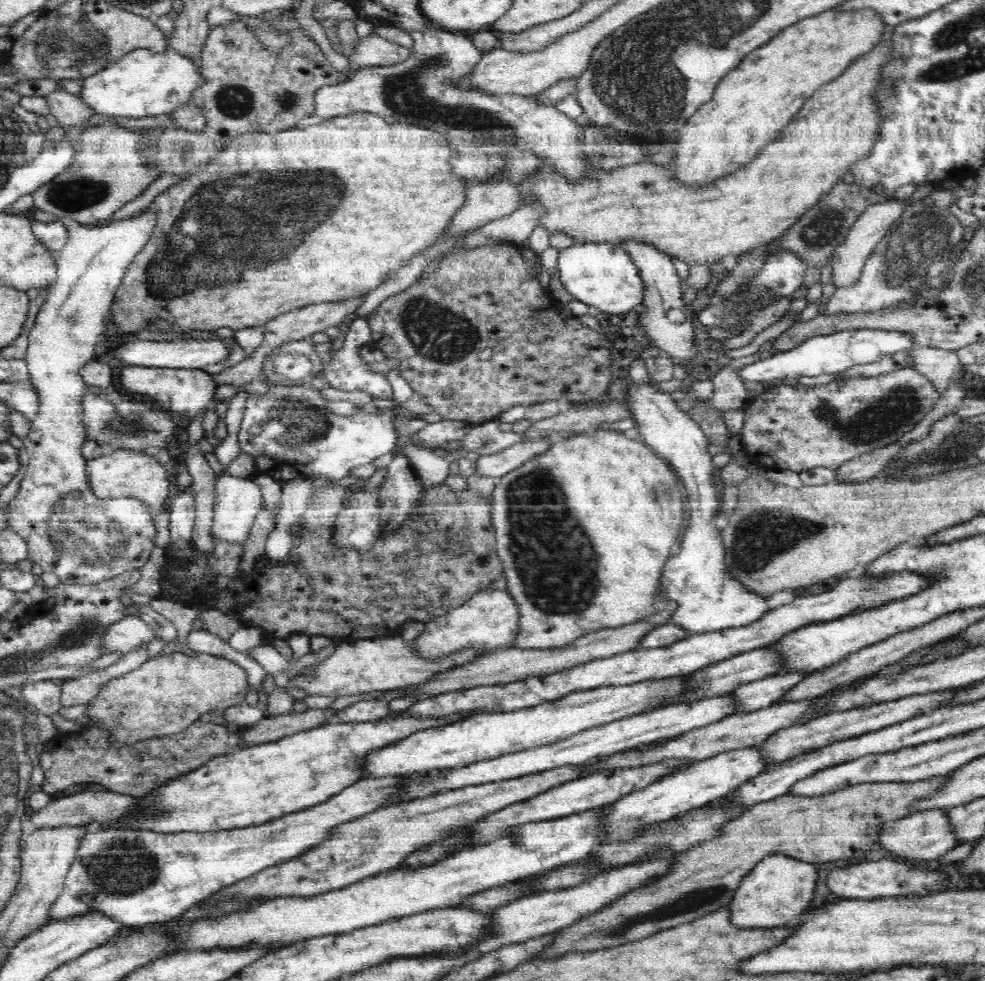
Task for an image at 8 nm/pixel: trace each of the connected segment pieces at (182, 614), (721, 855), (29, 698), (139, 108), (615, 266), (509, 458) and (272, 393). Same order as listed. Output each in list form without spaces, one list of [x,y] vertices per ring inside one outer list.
[[[151,599],[147,602],[152,609],[160,613],[170,622],[174,623],[177,629],[176,647],[186,655],[193,655],[193,651],[187,645],[187,636],[192,630],[194,620],[198,619],[198,608],[180,606],[177,602],[170,602],[170,599]]]
[[[938,774],[932,775],[930,778],[919,779],[916,782],[864,782],[862,784],[855,784],[854,786],[848,786],[844,789],[831,791],[824,795],[792,795],[786,794],[773,798],[769,801],[764,801],[755,806],[750,807],[746,812],[742,813],[740,818],[735,818],[732,822],[726,822],[725,825],[721,826],[722,836],[714,838],[714,840],[708,840],[708,842],[700,842],[700,845],[692,846],[687,851],[675,853],[674,868],[670,874],[670,878],[666,878],[666,882],[658,882],[658,886],[650,886],[650,890],[642,890],[642,894],[630,894],[630,898],[622,898],[622,902],[618,902],[618,906],[610,906],[610,910],[602,910],[602,914],[598,914],[598,918],[590,918],[590,922],[578,922],[578,926],[567,926],[564,929],[555,931],[554,938],[548,948],[542,949],[538,954],[535,954],[534,958],[540,958],[542,960],[551,960],[556,958],[558,955],[567,954],[568,951],[590,951],[590,950],[602,950],[602,946],[606,948],[610,946],[620,946],[622,942],[634,942],[638,938],[646,938],[646,934],[654,934],[661,930],[672,929],[673,926],[686,924],[686,922],[692,922],[694,918],[702,918],[706,914],[710,914],[720,907],[726,907],[733,900],[734,893],[740,888],[740,884],[743,878],[746,878],[750,874],[750,870],[753,870],[754,865],[757,865],[764,857],[769,857],[773,854],[786,854],[792,858],[800,859],[802,862],[815,862],[825,863],[830,860],[840,860],[840,858],[858,858],[864,854],[864,850],[876,842],[876,832],[870,832],[870,830],[880,830],[882,824],[888,824],[890,821],[898,821],[899,819],[909,817],[909,814],[914,812],[914,806],[918,800],[928,800],[934,793],[938,792],[942,786],[946,786],[948,782],[952,781],[954,775],[949,774]]]
[[[52,679],[27,683],[21,688],[21,696],[23,700],[33,704],[42,714],[51,717],[52,714],[58,713],[62,707],[60,686],[60,681]]]
[[[134,49],[104,70],[84,78],[77,100],[104,117],[158,116],[171,113],[178,106],[186,104],[191,92],[202,81],[197,61],[187,60],[174,49],[166,49],[161,53],[150,52],[150,49]]]
[[[583,242],[559,251],[557,272],[574,298],[599,308],[602,312],[622,314],[642,304],[644,281],[632,257],[621,245]]]
[[[554,439],[520,442],[496,452],[496,454],[480,455],[474,462],[476,472],[473,476],[500,480],[506,474],[510,474],[512,470],[524,466],[528,460],[546,452],[553,444]]]
[[[261,377],[267,382],[268,392],[254,396],[249,394],[244,406],[244,417],[238,432],[239,446],[254,460],[254,477],[270,476],[280,486],[295,481],[306,481],[314,486],[332,486],[332,483],[350,477],[360,466],[372,463],[376,458],[393,452],[396,444],[396,432],[392,426],[392,414],[368,414],[368,416],[340,416],[327,412],[327,402],[320,390],[310,385],[274,385],[272,381]]]

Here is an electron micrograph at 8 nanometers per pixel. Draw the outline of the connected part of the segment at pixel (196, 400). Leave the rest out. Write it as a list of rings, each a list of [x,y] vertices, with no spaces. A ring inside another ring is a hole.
[[[128,366],[120,372],[119,390],[127,394],[146,395],[148,399],[154,399],[154,403],[165,410],[192,419],[214,402],[217,383],[215,376],[206,373],[202,369],[176,368],[176,367],[144,367]]]

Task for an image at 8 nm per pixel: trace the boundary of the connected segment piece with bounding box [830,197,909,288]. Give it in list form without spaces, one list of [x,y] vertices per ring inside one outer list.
[[[887,197],[879,203],[869,206],[857,218],[857,221],[850,227],[850,232],[843,239],[842,246],[838,246],[834,251],[834,256],[831,258],[832,283],[837,288],[853,286],[860,278],[866,258],[870,256],[873,248],[882,240],[890,224],[899,218],[899,214],[908,204],[907,199],[891,199]]]

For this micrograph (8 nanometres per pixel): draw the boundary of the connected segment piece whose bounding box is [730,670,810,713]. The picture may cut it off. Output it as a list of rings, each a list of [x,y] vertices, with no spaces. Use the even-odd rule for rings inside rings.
[[[802,670],[802,672],[776,673],[774,675],[740,685],[730,693],[736,695],[736,699],[738,699],[738,712],[744,713],[760,710],[772,705],[775,700],[778,700],[784,693],[787,693],[795,684],[798,684],[798,682],[800,682],[804,677],[808,677],[806,676],[806,673],[810,672]]]

